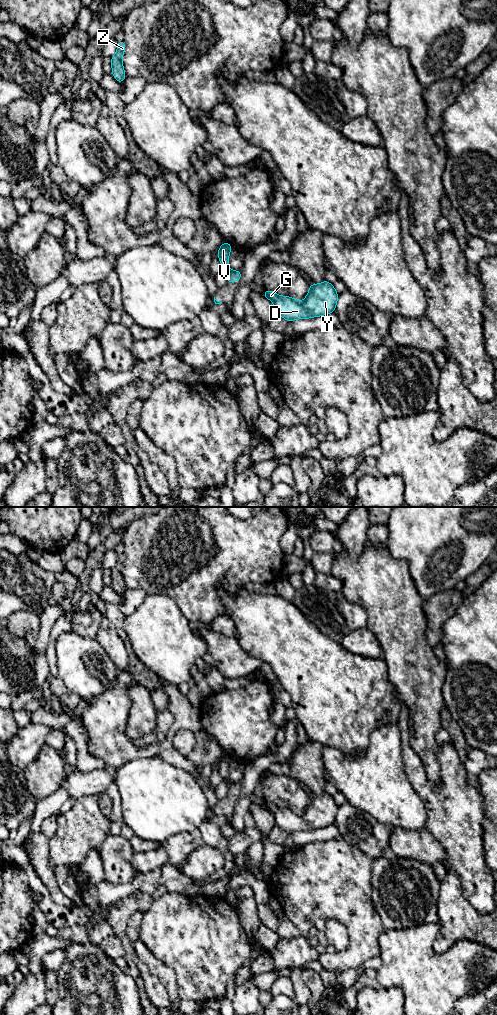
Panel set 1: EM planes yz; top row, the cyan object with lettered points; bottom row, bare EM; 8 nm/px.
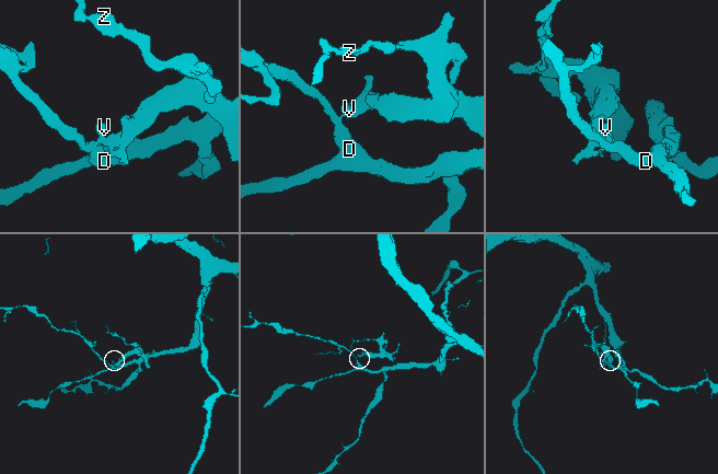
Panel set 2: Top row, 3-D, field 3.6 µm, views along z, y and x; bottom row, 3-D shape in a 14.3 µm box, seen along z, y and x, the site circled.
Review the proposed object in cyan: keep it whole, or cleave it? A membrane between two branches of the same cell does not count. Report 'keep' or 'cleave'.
cleave

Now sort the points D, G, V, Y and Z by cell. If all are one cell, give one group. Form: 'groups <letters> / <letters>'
groups D G V Y / Z

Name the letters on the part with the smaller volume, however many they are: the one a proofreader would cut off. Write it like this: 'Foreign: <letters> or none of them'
Foreign: Z

